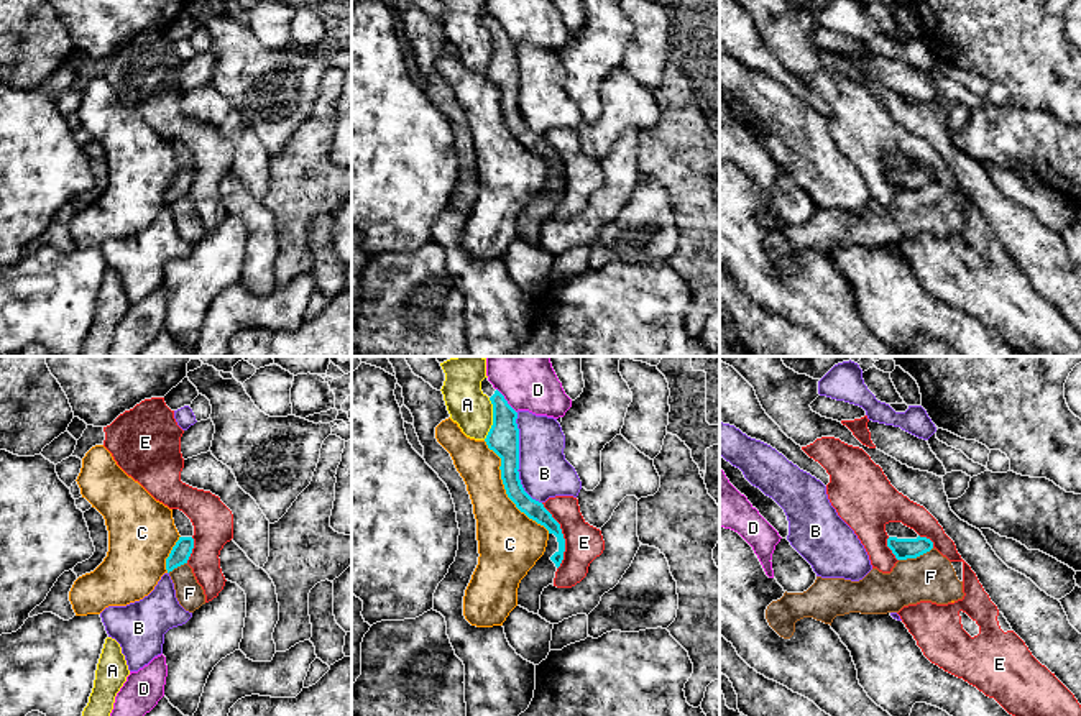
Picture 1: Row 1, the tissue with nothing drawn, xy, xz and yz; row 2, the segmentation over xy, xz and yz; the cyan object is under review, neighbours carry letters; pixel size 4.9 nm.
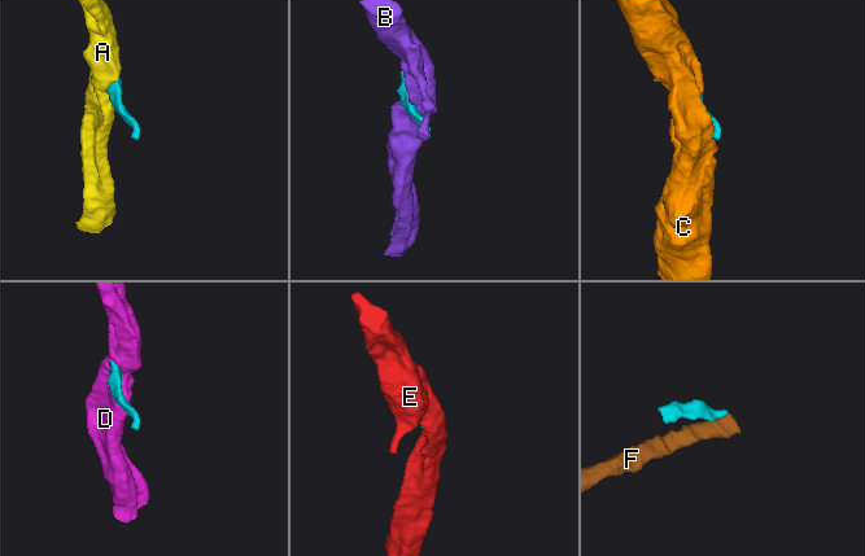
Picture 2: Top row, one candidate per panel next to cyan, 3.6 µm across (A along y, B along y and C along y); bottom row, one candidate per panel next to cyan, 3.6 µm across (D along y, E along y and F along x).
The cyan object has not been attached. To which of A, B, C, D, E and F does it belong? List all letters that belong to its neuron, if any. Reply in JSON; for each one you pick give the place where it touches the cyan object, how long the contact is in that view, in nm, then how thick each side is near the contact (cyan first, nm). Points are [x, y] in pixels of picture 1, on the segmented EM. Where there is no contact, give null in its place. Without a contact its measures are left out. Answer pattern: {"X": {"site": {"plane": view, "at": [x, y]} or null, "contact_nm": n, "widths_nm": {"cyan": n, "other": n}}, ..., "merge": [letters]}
{"merge": []}

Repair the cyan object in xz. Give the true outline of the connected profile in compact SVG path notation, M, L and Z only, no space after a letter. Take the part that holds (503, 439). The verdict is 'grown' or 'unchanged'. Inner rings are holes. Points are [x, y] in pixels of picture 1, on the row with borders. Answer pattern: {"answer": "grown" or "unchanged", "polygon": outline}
{"answer": "grown", "polygon": "M485 378L481 391L493 404L493 425L485 438L490 450L501 458L501 480L508 498L529 519L549 530L549 540L544 555L521 580L518 588L518 606L529 613L539 614L540 594L554 585L555 571L564 560L565 539L560 524L544 507L542 503L532 499L522 488L519 480L519 429L516 424L518 412L508 404L504 396L493 388Z"}

